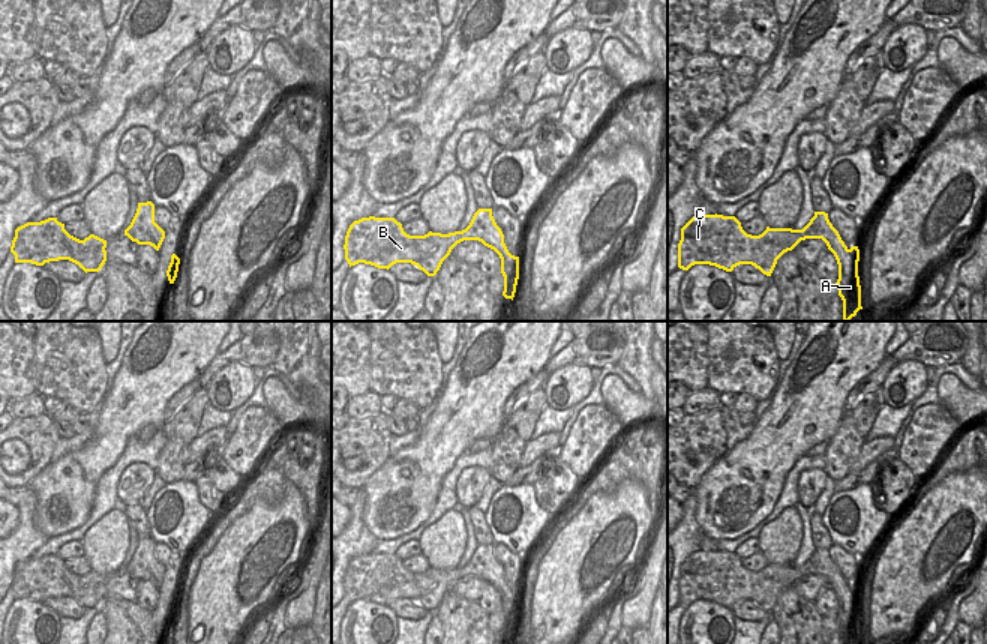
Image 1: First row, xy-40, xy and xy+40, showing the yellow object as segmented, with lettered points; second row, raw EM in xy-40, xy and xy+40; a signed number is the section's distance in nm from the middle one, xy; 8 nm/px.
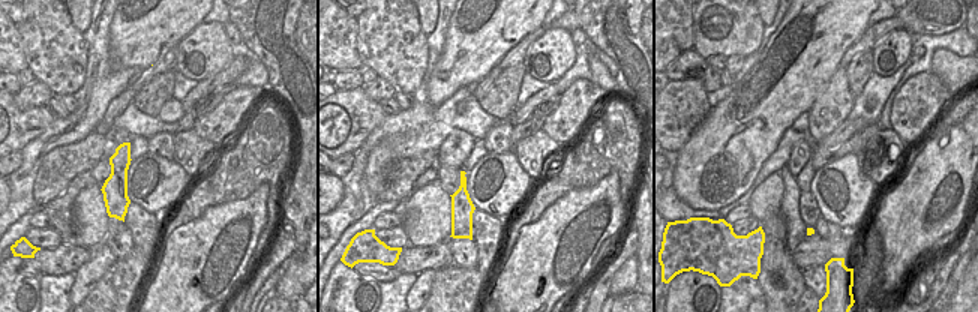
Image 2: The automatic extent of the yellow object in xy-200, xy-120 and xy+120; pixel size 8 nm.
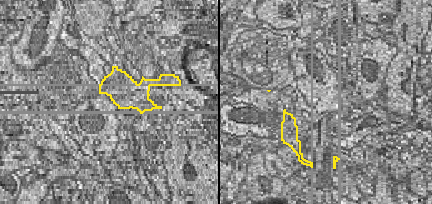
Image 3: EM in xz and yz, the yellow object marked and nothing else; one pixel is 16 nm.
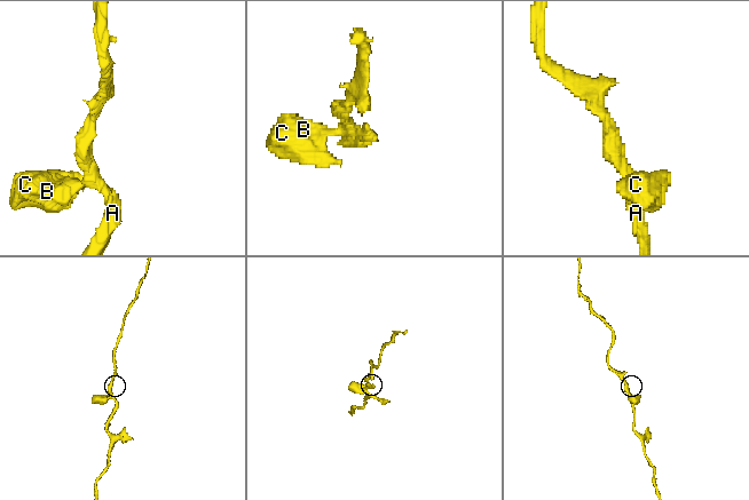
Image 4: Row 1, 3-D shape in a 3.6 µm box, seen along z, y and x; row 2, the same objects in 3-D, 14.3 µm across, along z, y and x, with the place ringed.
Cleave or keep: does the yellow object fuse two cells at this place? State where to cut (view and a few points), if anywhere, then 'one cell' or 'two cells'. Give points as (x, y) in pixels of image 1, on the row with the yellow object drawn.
no cut; one cell

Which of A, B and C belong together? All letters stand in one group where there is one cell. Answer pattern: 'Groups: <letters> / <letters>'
Groups: A B C

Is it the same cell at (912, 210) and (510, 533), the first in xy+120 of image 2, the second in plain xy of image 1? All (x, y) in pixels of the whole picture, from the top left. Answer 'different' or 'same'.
different

